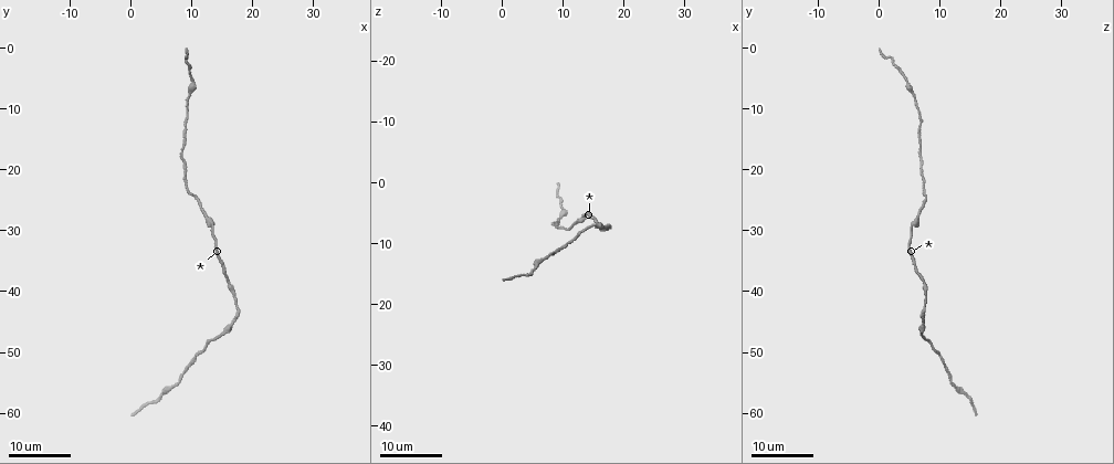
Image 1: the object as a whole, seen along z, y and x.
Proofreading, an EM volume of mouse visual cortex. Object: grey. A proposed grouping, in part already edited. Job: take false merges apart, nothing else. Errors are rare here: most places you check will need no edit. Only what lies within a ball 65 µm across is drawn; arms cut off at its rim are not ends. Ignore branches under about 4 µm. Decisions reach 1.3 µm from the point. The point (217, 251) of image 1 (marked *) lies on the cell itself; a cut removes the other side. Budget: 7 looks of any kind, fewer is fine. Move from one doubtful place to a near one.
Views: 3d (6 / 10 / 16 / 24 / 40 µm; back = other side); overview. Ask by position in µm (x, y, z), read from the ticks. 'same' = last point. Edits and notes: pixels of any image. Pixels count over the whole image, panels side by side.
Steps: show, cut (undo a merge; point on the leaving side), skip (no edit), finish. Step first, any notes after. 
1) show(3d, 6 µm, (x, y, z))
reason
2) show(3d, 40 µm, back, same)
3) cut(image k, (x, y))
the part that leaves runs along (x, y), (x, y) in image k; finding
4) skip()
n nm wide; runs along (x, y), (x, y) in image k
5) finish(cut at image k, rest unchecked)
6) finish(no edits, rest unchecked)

show(3d, 24 µm, (13.5, 29.0, 5.5))
sudden change in width

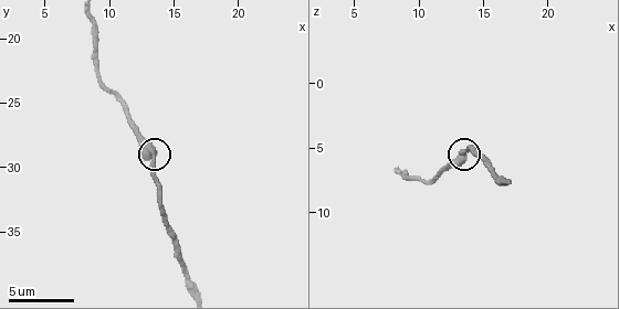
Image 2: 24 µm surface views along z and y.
show(3d, 6 µm, same)

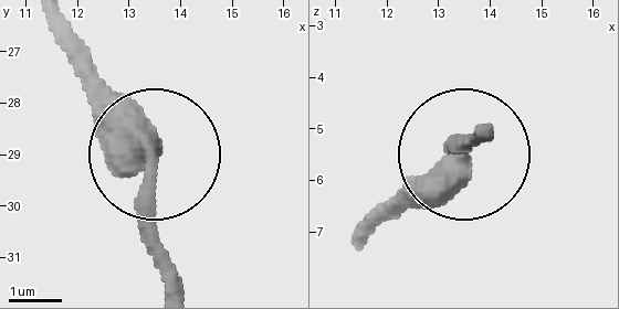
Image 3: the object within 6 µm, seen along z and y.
skip()
runs along (178, 289), (151, 223), (147, 144), (76, 68) in image 3; all the same cell

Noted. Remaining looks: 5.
show(3d, 24 µm, (5.0, 56.5, 14.0))
thick turns thin

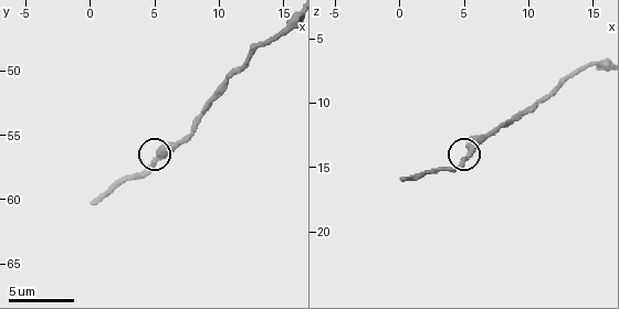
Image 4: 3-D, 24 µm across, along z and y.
show(3d, 6 µm, (5.4, 57.0, 14.4))

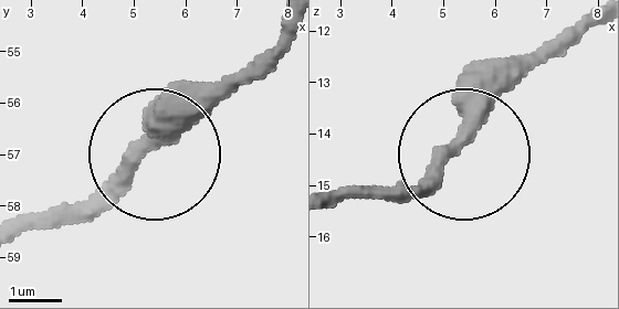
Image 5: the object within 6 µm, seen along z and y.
skip()
continuous, no second cell

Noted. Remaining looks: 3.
show(3d, 6 µm, (9.0, 22.8, 7.2))
thin neck

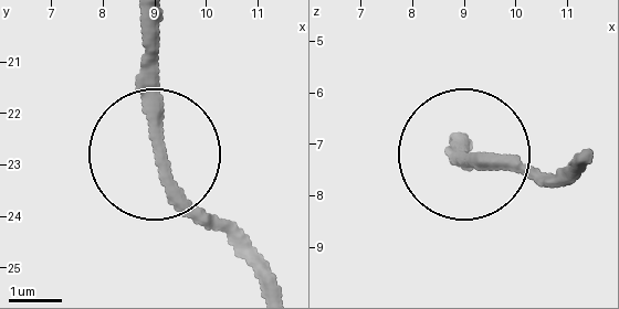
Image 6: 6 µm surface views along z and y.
skip()
250 nm wide; runs along (273, 278), (168, 173), (159, 28) in image 6; all the same cell

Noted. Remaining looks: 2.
show(3d, 24 µm, (10.0, 6.0, 4.5))
calibre changes

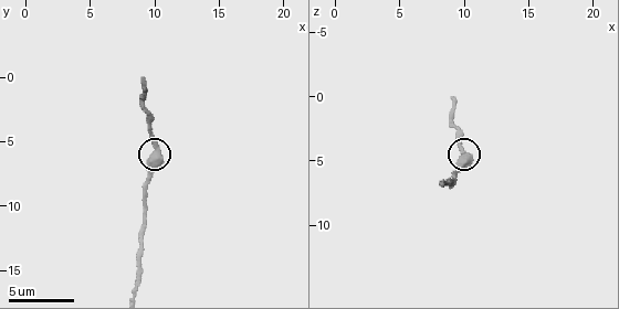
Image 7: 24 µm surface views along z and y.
show(3d, 6 µm, same)
zoom in

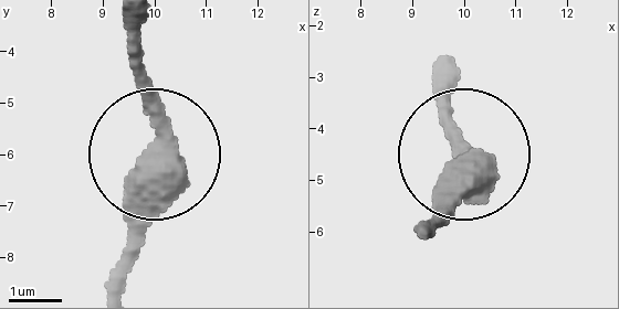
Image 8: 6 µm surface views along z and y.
skip()
runs along (121, 287), (134, 194), (160, 141), (134, 23) in image 8; all the same cell

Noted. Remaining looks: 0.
finish(no edits, rest unchecked)

